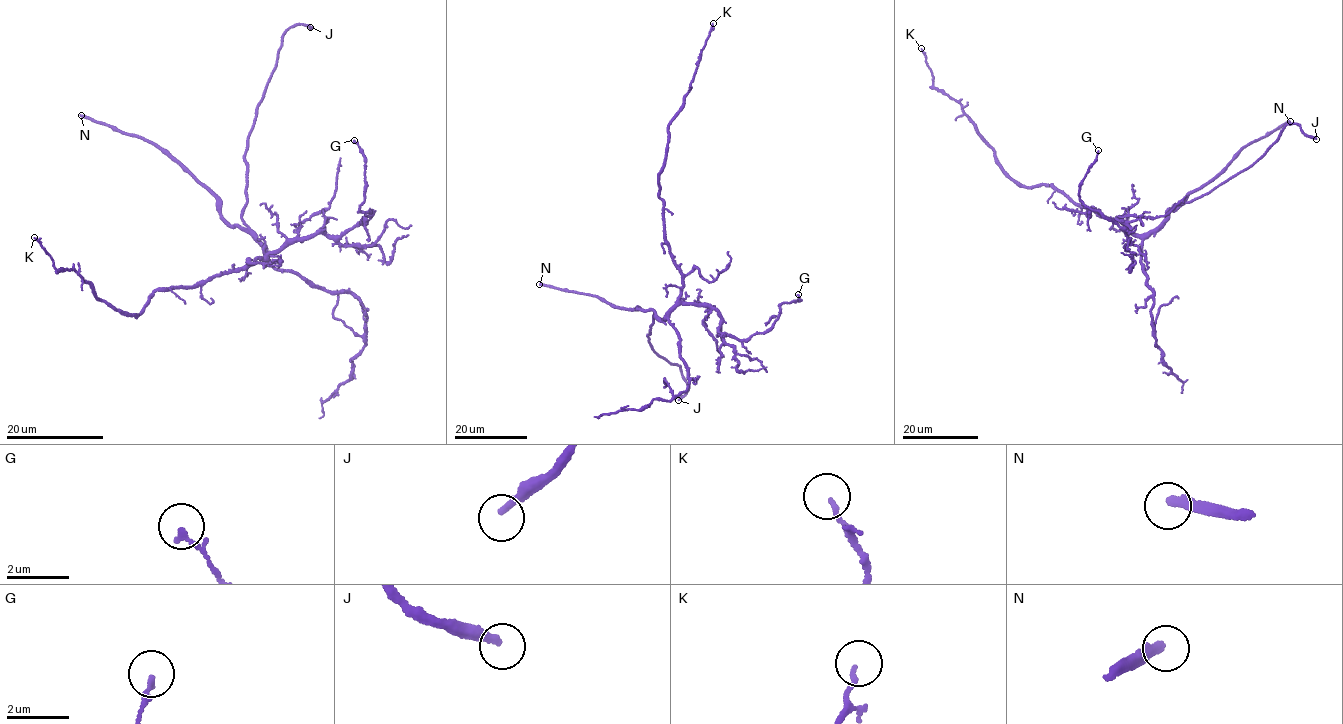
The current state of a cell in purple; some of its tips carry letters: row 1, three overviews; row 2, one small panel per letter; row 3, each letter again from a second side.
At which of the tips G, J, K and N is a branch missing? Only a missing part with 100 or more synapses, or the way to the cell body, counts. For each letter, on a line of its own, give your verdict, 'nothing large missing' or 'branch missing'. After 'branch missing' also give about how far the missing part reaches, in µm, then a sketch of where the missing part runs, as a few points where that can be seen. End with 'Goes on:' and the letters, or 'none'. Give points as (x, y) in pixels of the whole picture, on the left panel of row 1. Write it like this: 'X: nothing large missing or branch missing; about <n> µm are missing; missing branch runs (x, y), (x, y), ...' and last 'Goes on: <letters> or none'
G: nothing large missing
J: nothing large missing
K: nothing large missing
N: branch missing; about 300 µm are missing
Goes on: N

